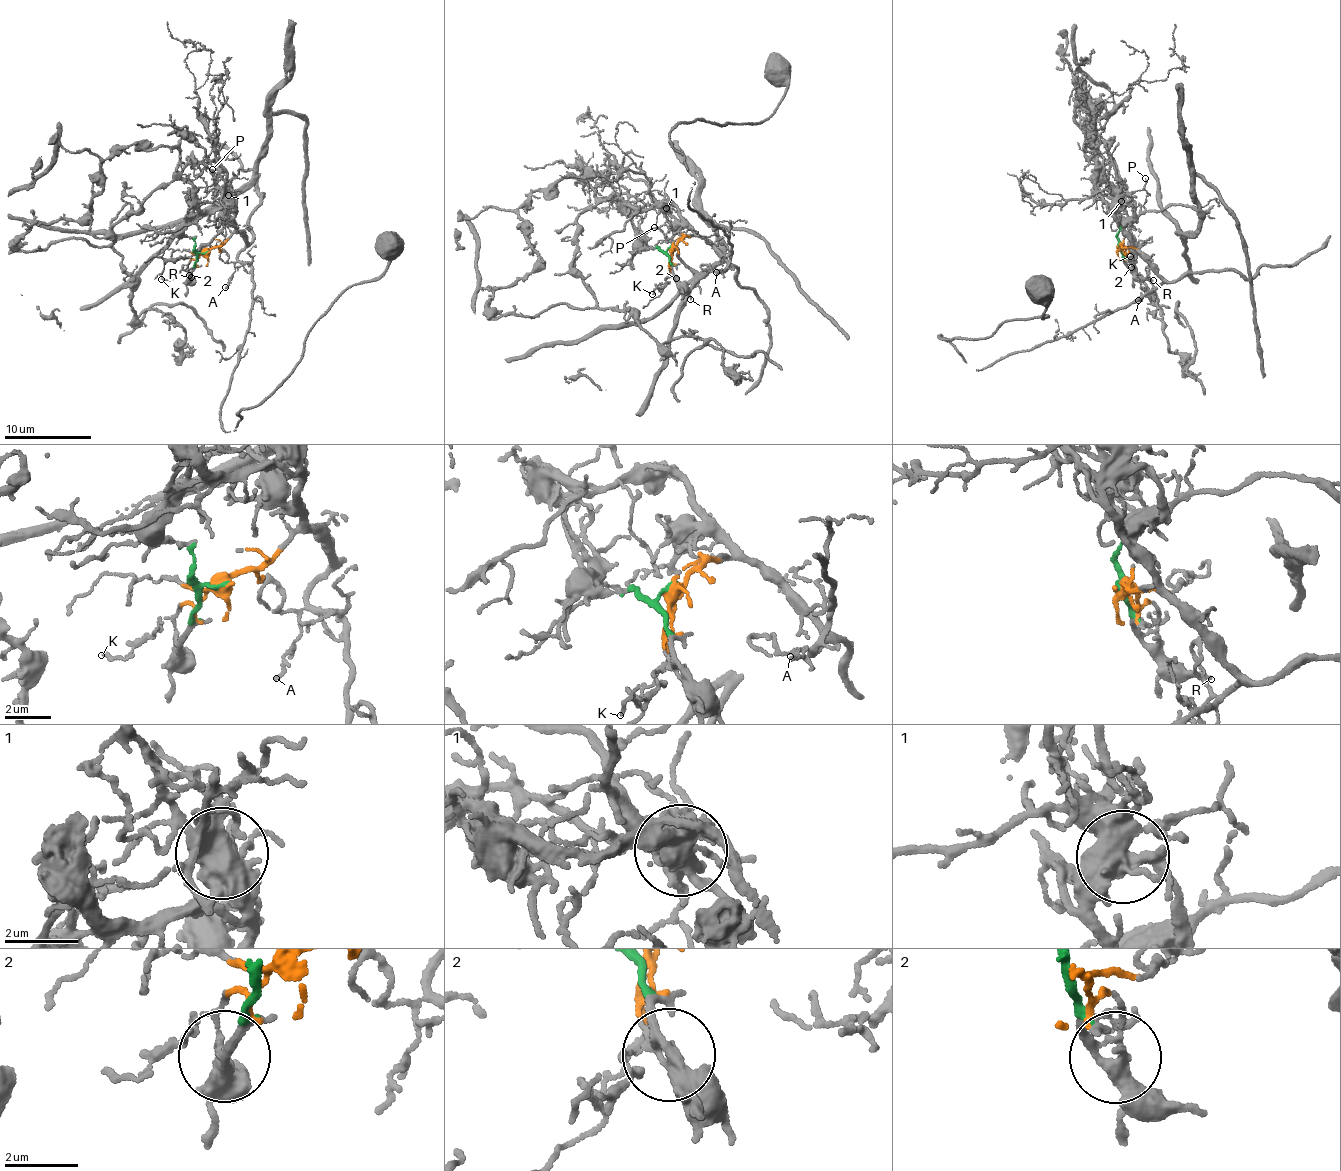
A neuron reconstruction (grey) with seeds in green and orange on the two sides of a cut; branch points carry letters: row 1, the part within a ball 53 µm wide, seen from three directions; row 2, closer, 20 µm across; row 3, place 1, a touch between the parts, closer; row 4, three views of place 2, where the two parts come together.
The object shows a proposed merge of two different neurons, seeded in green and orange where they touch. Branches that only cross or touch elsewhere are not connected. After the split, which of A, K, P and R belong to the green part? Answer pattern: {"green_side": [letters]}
{"green_side": ["R"]}

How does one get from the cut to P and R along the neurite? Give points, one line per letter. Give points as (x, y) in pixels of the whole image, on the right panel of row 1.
P: (1119, 245), (1123, 248), (1130, 244), (1131, 237), (1122, 229), (1118, 207), (1126, 196), (1142, 190), (1146, 178)
R: (1117, 245), (1134, 270), (1153, 280)

